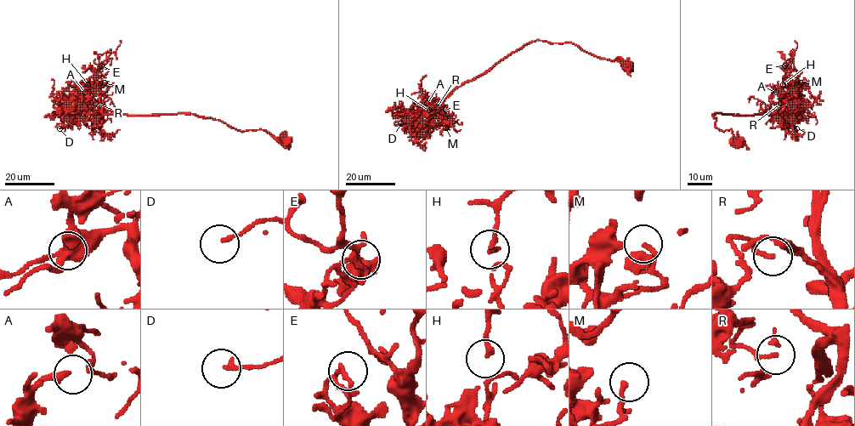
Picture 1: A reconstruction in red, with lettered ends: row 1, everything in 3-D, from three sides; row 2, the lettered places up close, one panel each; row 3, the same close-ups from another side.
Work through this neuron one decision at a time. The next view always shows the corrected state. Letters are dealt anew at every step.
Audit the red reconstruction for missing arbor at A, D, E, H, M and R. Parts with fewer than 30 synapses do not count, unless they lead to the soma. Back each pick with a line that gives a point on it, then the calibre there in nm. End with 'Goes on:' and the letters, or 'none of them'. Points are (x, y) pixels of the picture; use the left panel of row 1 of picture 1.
Goes on: none of them

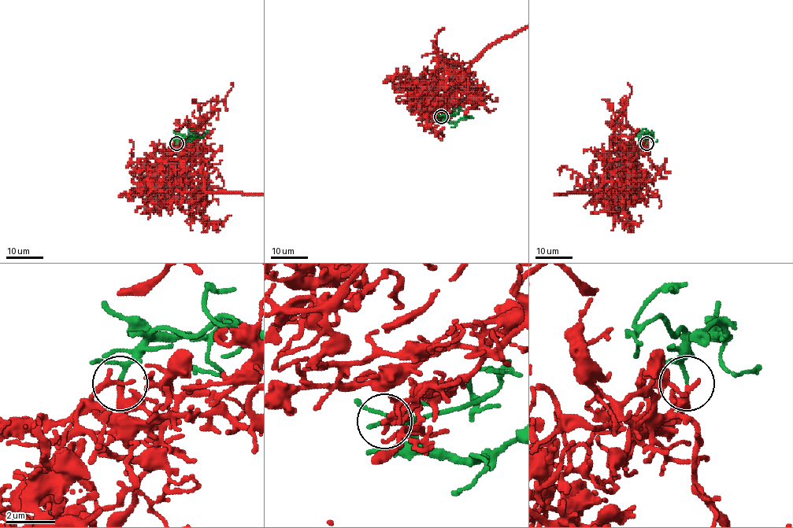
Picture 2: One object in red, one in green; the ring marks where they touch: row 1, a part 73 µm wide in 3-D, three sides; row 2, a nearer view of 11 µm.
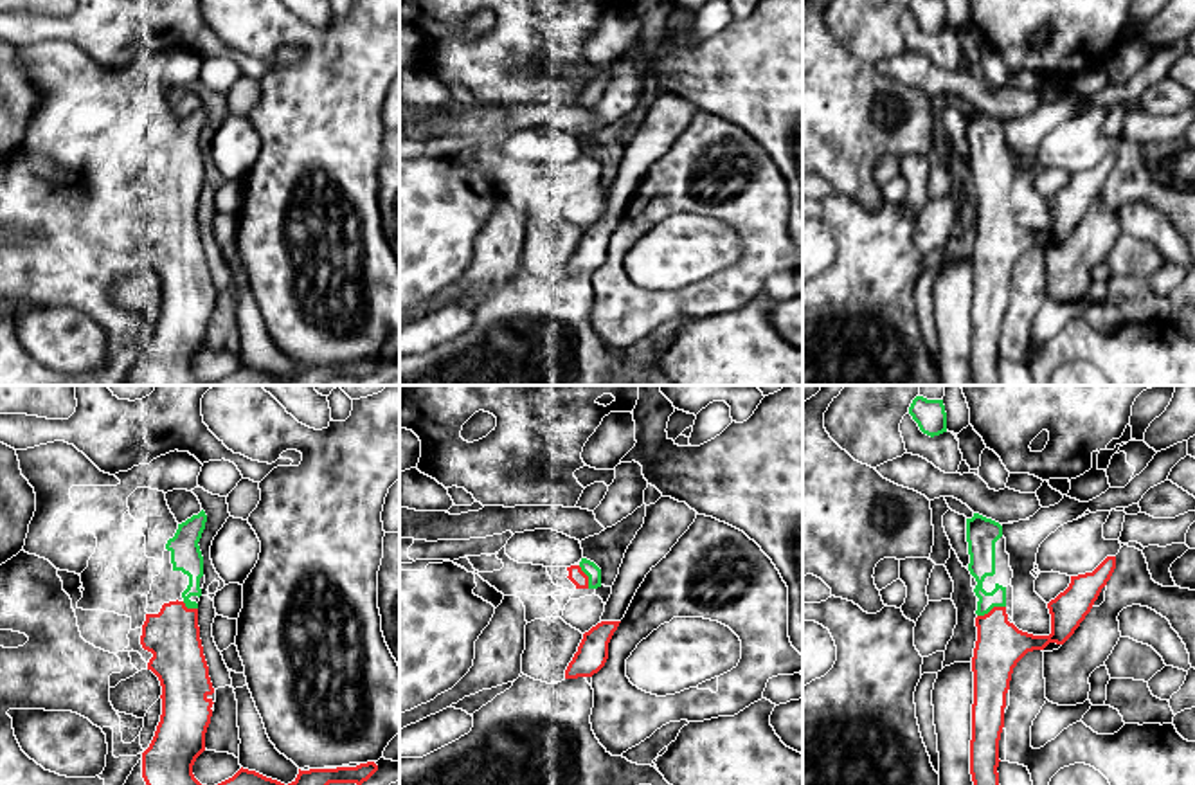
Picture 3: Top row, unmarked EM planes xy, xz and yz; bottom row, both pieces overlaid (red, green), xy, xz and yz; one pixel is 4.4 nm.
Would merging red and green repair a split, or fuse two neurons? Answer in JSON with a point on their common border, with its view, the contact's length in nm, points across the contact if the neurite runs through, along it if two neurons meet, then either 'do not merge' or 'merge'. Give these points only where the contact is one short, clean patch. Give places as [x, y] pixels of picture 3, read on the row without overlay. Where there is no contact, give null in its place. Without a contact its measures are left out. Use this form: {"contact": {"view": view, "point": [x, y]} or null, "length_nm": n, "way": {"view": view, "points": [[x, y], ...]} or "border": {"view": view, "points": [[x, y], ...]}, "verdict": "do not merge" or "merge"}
{"contact": {"view": "yz", "point": [992, 206]}, "length_nm": 140, "way": {"view": "yz", "points": [[1001, 242], [992, 224], [992, 206], [979, 188], [981, 161]]}, "verdict": "merge"}

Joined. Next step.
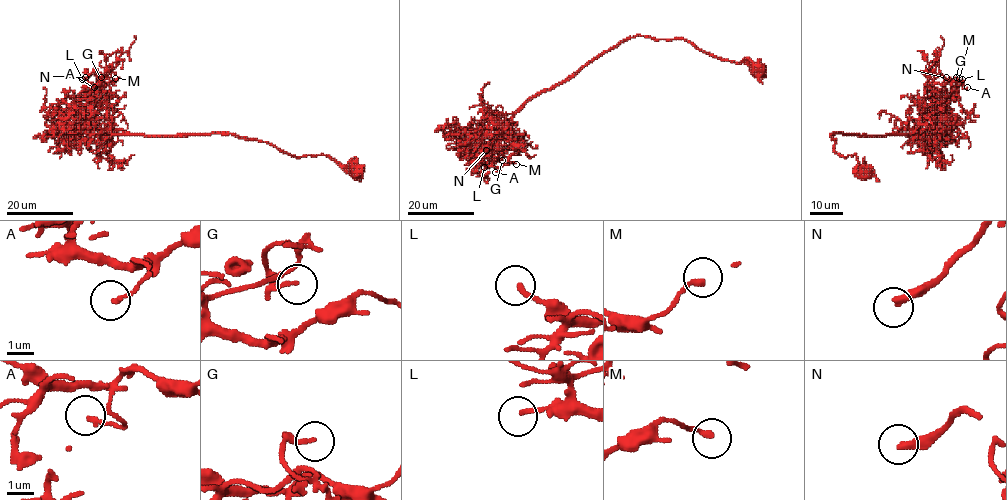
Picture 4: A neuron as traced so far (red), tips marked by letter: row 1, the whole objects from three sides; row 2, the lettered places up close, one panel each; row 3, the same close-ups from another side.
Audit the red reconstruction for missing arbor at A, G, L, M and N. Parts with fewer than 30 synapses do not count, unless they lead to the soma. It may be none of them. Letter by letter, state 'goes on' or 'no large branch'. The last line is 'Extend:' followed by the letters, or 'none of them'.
A: no large branch
G: no large branch
L: no large branch
M: no large branch
N: goes on
Extend: N

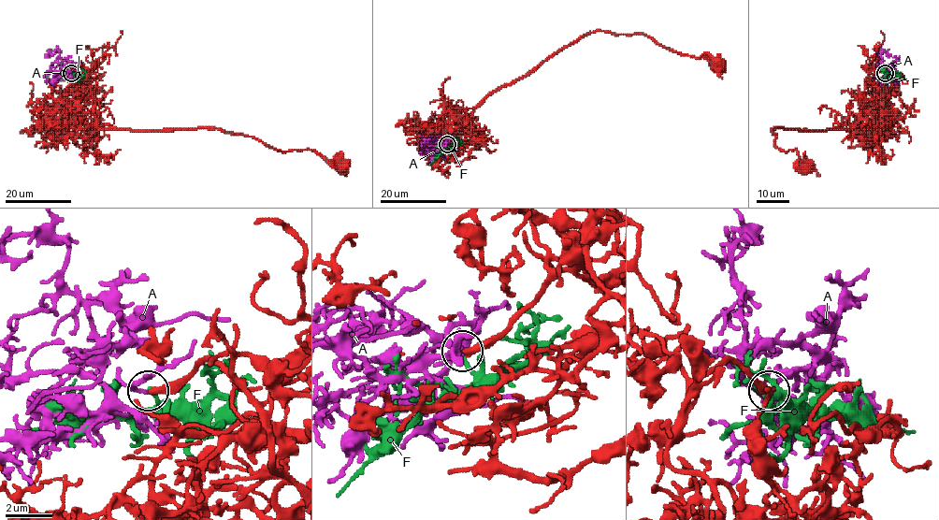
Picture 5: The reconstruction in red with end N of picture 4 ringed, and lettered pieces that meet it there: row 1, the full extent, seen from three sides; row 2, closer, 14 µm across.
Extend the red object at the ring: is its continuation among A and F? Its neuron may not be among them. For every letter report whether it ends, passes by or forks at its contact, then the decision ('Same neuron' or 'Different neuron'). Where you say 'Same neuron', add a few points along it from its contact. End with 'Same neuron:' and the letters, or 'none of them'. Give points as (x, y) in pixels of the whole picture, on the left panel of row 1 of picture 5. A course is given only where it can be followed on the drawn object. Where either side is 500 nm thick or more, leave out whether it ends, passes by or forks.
A: It passes by. Same neuron. Its course: (71, 72), (69, 72), (72, 68), (64, 64), (58, 50), (50, 51), (55, 52)
F: It ends there. Different neuron
Same neuron: A

